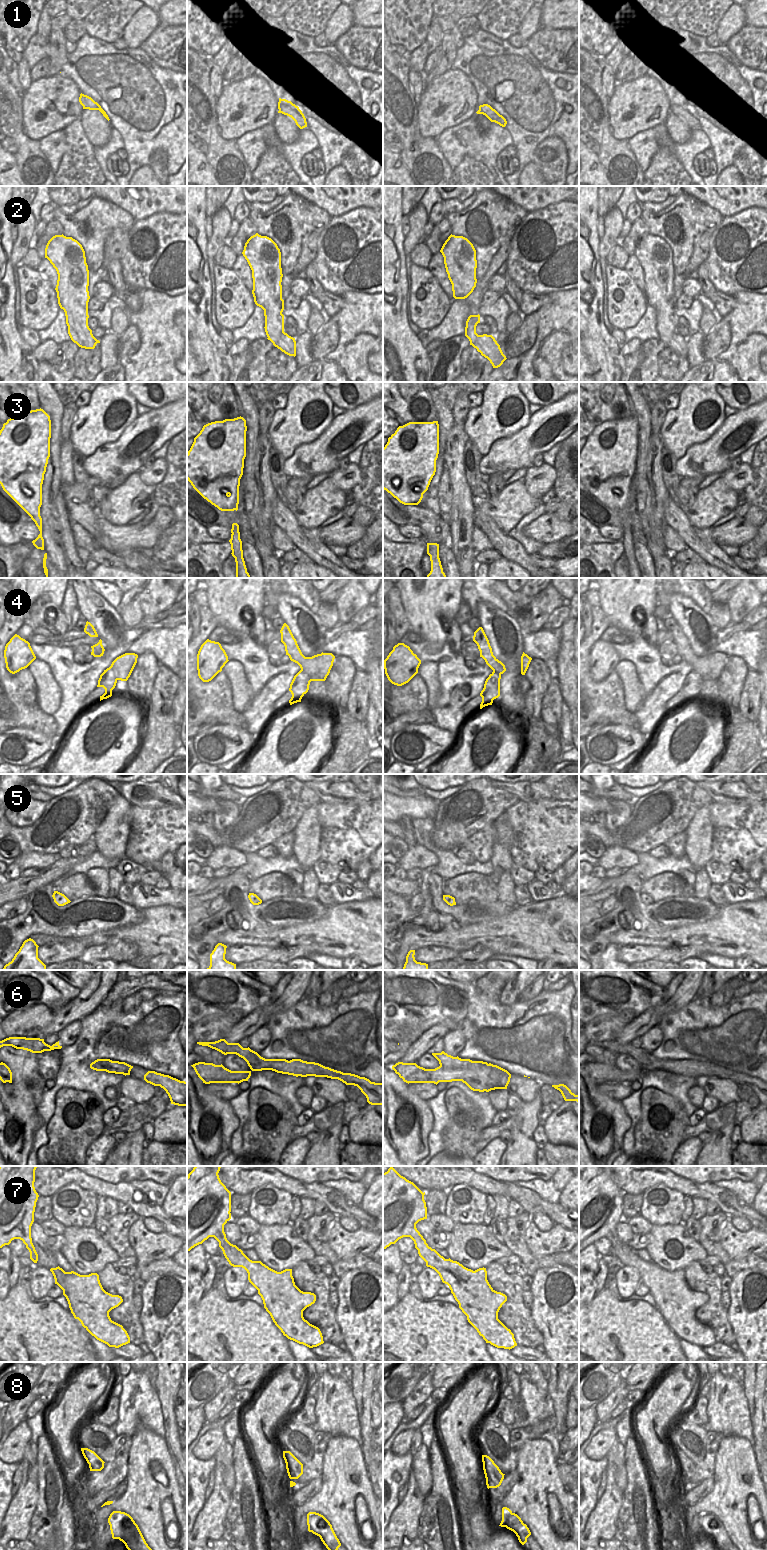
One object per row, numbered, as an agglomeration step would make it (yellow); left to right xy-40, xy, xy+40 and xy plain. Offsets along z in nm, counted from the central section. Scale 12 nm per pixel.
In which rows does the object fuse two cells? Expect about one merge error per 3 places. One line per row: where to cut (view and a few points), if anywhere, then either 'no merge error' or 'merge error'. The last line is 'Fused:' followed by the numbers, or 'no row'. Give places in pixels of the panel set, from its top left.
1: cut none; no merge error
2: cut none; no merge error
3: cut none; no merge error
4: cut xy (300, 657), (299, 663), (303, 671); merge error
5: cut none; no merge error
6: cut xy+40 (487, 1063), (465, 1068), (440, 1066); merge error
7: cut none; no merge error
8: cut xy+40 (513, 1513), (507, 1519), (504, 1526); merge error
Fused: 4, 6, 8

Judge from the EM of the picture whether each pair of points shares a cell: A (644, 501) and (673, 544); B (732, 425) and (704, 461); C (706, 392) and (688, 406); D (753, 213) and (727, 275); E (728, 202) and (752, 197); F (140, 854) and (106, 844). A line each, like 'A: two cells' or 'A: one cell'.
A: two cells
B: one cell
C: one cell
D: one cell
E: one cell
F: two cells

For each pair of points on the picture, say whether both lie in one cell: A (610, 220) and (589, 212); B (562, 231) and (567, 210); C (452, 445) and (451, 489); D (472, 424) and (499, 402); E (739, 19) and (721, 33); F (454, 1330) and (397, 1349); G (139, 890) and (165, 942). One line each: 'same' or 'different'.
A: different
B: same
C: same
D: same
E: same
F: same
G: different

